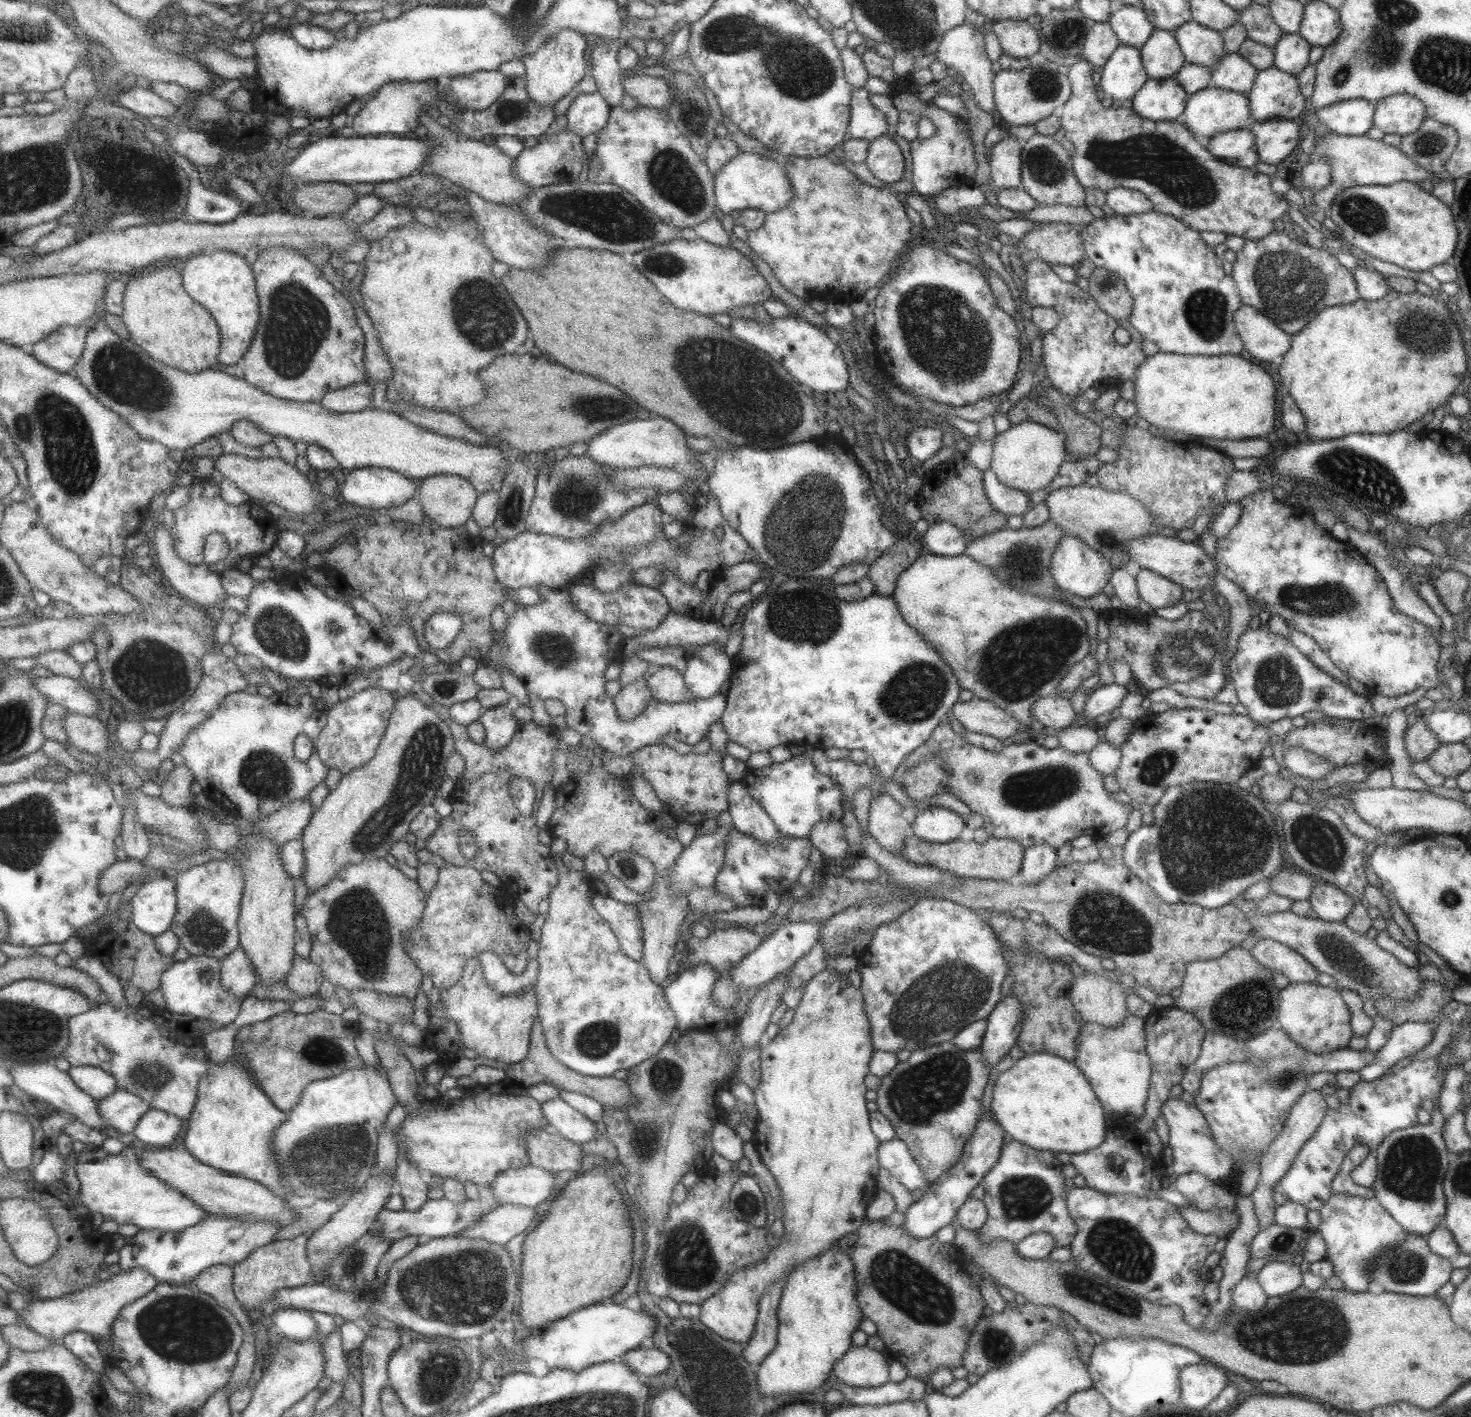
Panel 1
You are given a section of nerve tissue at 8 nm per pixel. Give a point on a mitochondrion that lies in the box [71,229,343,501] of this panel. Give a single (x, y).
(298, 322)

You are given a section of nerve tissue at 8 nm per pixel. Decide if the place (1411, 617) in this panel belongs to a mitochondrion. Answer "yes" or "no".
no

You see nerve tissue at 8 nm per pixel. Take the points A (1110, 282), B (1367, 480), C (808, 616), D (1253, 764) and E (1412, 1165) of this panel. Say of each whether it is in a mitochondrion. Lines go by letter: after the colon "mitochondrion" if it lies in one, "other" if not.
A: mitochondrion
B: mitochondrion
C: mitochondrion
D: other
E: mitochondrion

